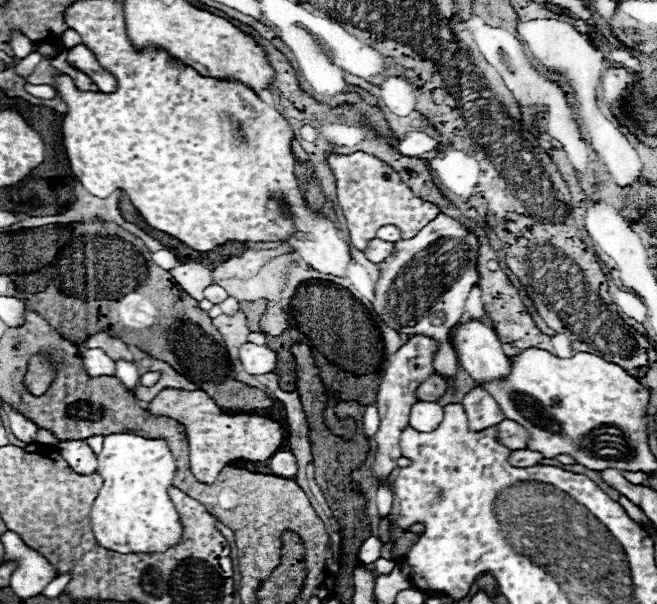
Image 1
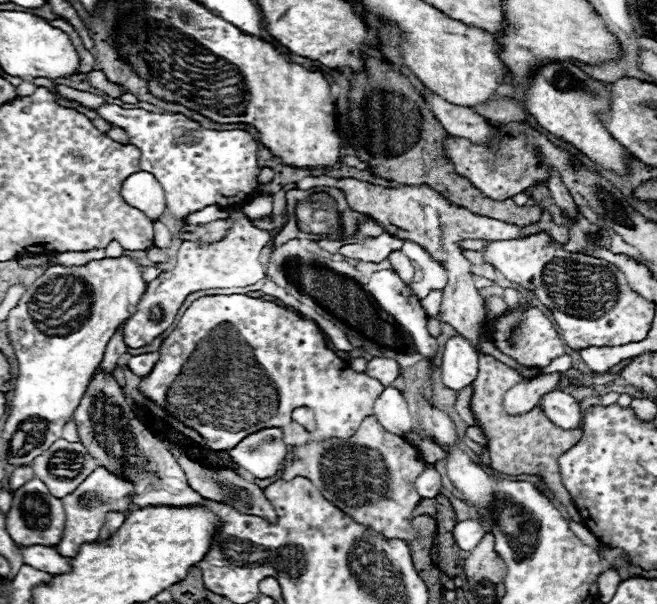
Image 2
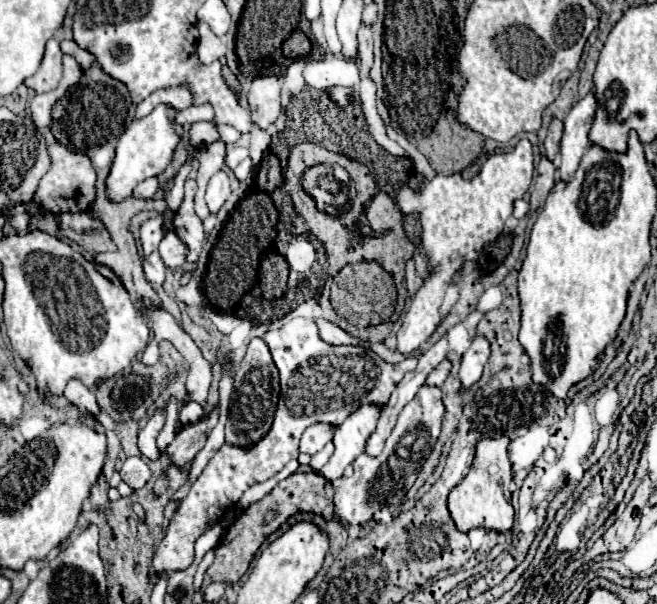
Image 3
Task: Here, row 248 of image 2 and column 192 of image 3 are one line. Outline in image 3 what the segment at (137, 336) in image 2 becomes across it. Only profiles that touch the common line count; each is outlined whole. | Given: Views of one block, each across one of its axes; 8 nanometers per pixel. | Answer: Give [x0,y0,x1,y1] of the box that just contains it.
[174,178,206,262]

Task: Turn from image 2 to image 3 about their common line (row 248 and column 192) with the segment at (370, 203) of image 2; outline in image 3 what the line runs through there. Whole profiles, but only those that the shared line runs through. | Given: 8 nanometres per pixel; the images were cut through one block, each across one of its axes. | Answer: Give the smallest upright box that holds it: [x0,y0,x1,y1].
[166,408,218,468]

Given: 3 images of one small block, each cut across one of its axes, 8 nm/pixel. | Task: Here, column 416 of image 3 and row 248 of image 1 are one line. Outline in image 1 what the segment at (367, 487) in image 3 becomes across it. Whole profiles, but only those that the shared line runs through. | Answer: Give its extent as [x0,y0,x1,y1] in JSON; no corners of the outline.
[372,214,478,378]

